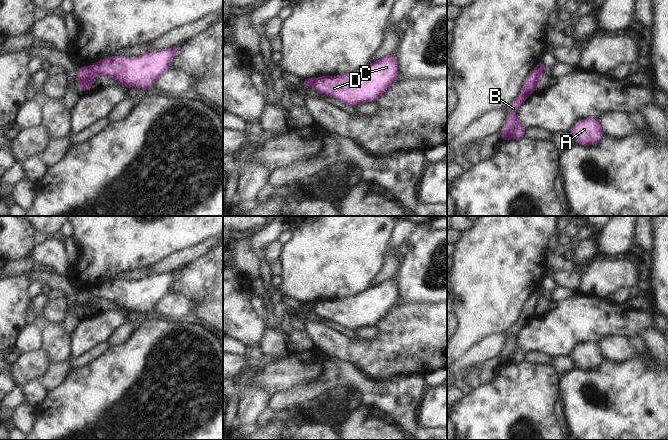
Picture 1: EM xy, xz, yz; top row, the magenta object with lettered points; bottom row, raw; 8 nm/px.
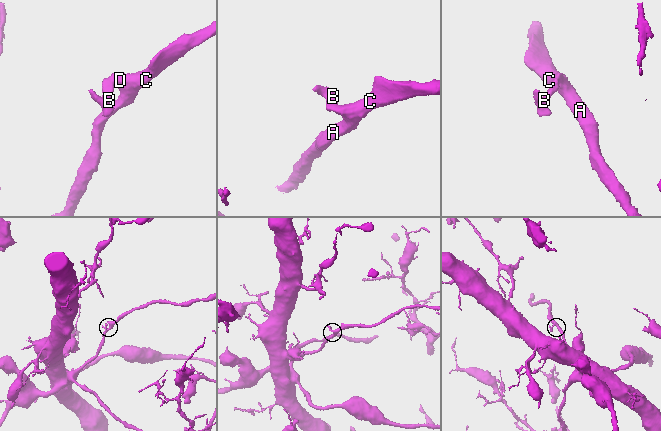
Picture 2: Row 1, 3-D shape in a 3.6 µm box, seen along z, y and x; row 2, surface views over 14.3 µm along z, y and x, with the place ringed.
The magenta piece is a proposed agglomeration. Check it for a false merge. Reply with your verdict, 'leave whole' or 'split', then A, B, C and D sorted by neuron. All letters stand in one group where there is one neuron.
split | A C D / B

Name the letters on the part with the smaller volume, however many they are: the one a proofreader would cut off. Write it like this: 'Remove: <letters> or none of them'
Remove: B.

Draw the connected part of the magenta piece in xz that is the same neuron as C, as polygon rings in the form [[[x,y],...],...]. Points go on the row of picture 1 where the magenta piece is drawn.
[[[394,52],[359,71],[316,78],[310,87],[349,106],[375,102],[391,85],[398,70],[397,54]]]

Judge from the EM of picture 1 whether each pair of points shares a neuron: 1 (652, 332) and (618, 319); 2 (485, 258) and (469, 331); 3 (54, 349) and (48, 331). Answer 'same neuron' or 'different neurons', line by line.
1: different neurons
2: same neuron
3: same neuron

